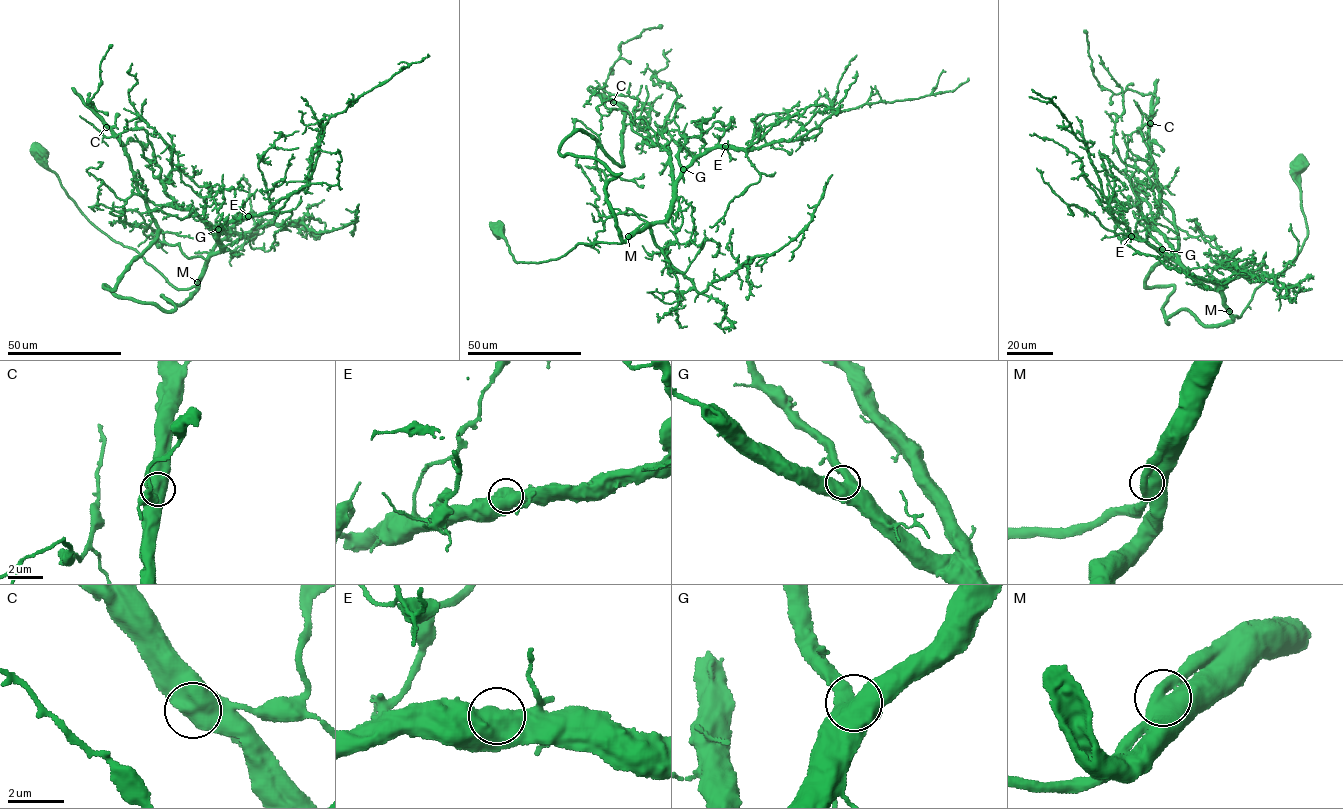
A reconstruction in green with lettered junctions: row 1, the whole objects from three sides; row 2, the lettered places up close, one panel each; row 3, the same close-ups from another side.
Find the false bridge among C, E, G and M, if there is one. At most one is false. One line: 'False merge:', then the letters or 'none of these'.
False merge: none of these

